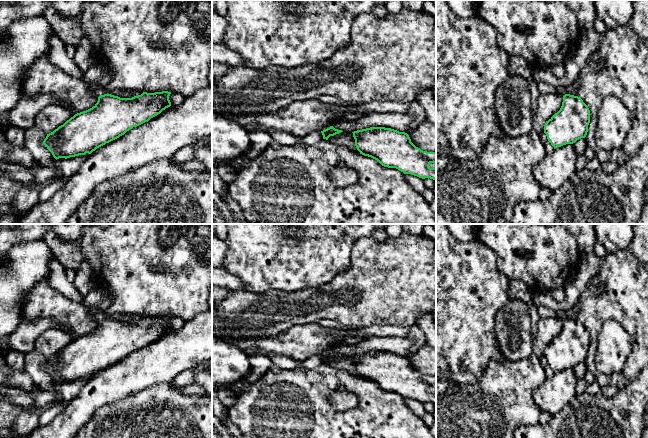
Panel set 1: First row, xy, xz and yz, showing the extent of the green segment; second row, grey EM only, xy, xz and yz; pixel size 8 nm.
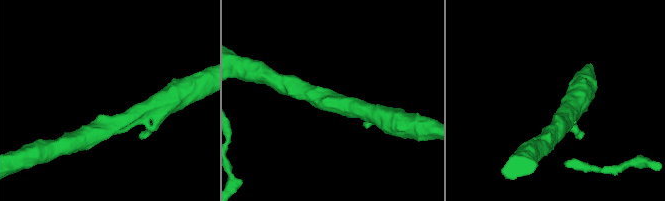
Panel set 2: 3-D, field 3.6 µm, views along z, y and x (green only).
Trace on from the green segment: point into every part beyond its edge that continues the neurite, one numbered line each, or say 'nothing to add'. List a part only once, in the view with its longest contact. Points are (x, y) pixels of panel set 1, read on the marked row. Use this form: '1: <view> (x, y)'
nothing to add

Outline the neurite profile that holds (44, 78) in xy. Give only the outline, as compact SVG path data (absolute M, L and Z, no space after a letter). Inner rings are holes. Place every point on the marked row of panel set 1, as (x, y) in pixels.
M46 56L36 59L22 81L23 95L36 96L45 95L56 99L57 105L67 108L75 113L86 111L98 101L98 96L89 89L82 80L65 73L58 66L53 64Z

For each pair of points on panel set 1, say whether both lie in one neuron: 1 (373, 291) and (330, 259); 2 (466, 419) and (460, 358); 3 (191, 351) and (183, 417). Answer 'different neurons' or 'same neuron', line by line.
1: different neurons
2: different neurons
3: different neurons

